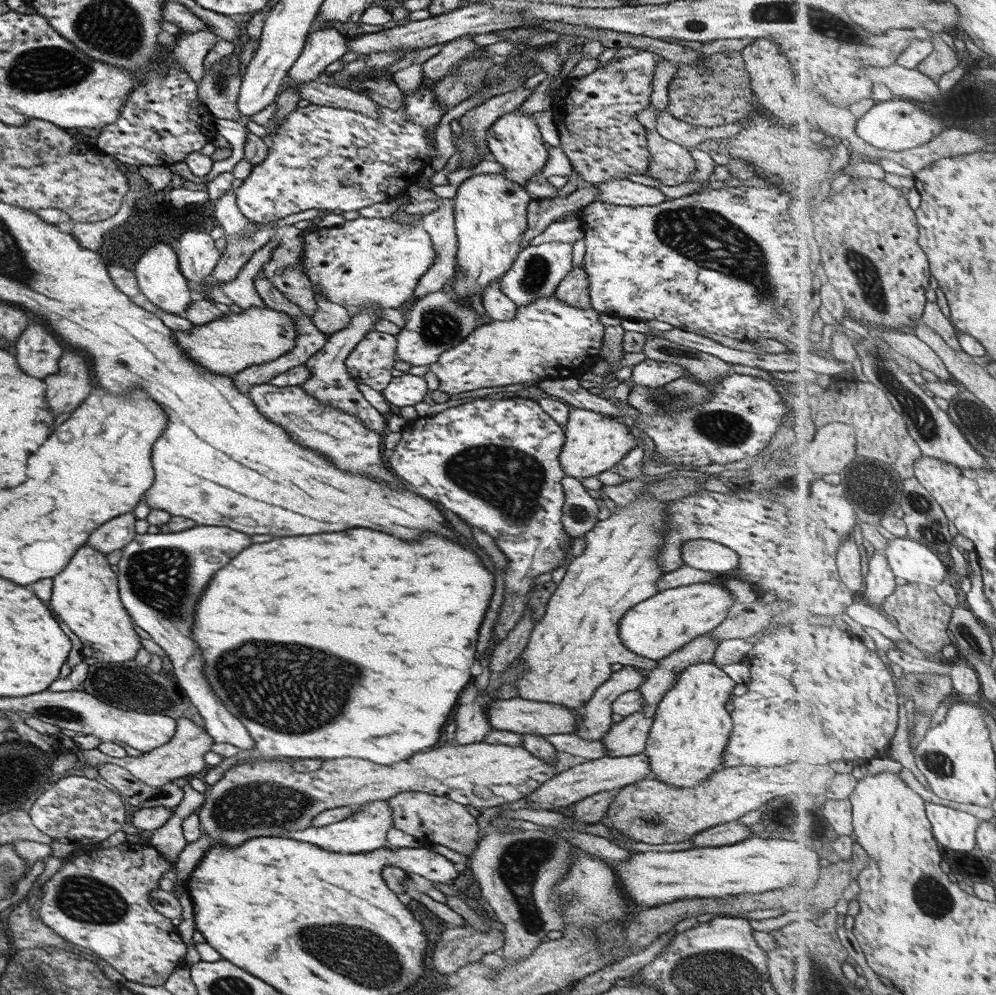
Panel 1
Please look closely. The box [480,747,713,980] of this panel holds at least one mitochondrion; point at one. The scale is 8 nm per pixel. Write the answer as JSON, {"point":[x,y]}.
{"point":[520,862]}

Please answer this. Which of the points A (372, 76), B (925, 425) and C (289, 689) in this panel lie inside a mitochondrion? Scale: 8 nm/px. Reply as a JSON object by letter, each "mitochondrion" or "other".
{"A":"other","B":"mitochondrion","C":"mitochondrion"}

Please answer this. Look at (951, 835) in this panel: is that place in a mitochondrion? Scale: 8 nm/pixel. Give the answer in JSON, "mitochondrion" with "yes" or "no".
{"mitochondrion":"no"}

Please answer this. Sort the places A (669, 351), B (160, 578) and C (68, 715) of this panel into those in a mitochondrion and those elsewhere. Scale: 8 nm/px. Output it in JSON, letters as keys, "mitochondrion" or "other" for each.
{"A":"other","B":"mitochondrion","C":"mitochondrion"}

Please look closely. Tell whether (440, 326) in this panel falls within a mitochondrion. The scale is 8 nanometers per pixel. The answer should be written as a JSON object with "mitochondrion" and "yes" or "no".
{"mitochondrion":"yes"}

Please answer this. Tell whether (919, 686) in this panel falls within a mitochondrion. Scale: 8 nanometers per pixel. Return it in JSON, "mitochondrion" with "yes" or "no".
{"mitochondrion":"yes"}

